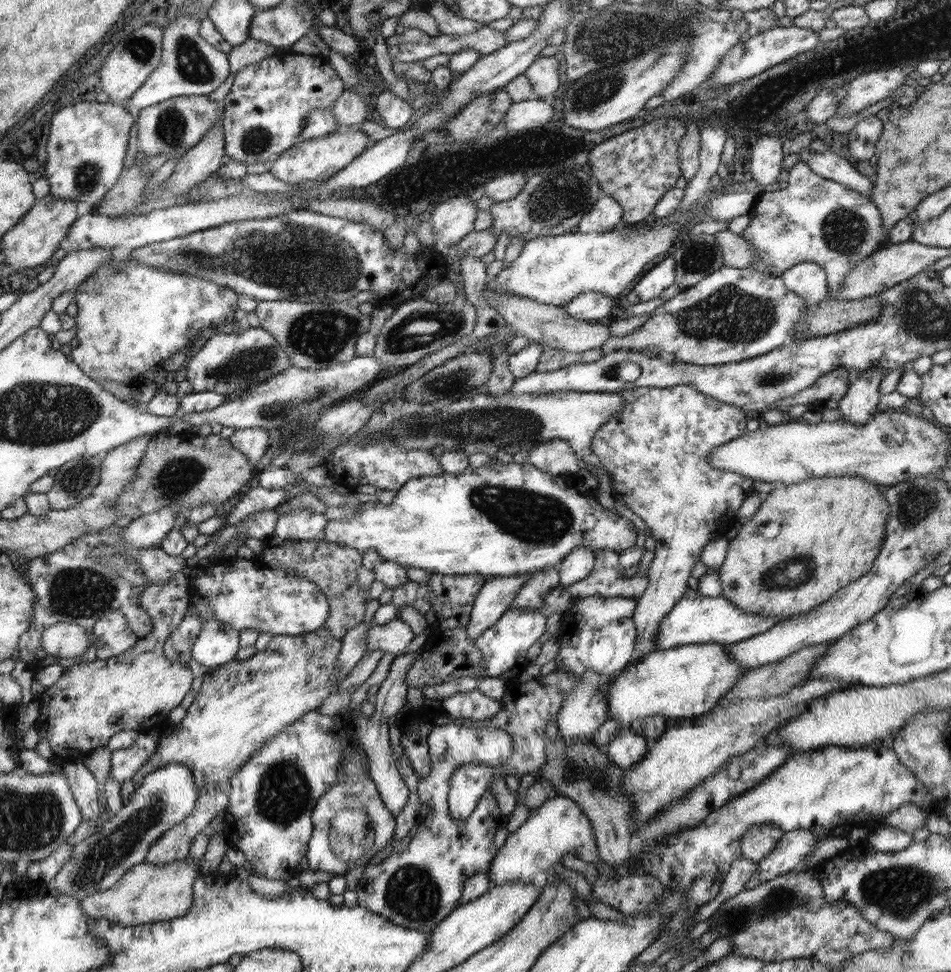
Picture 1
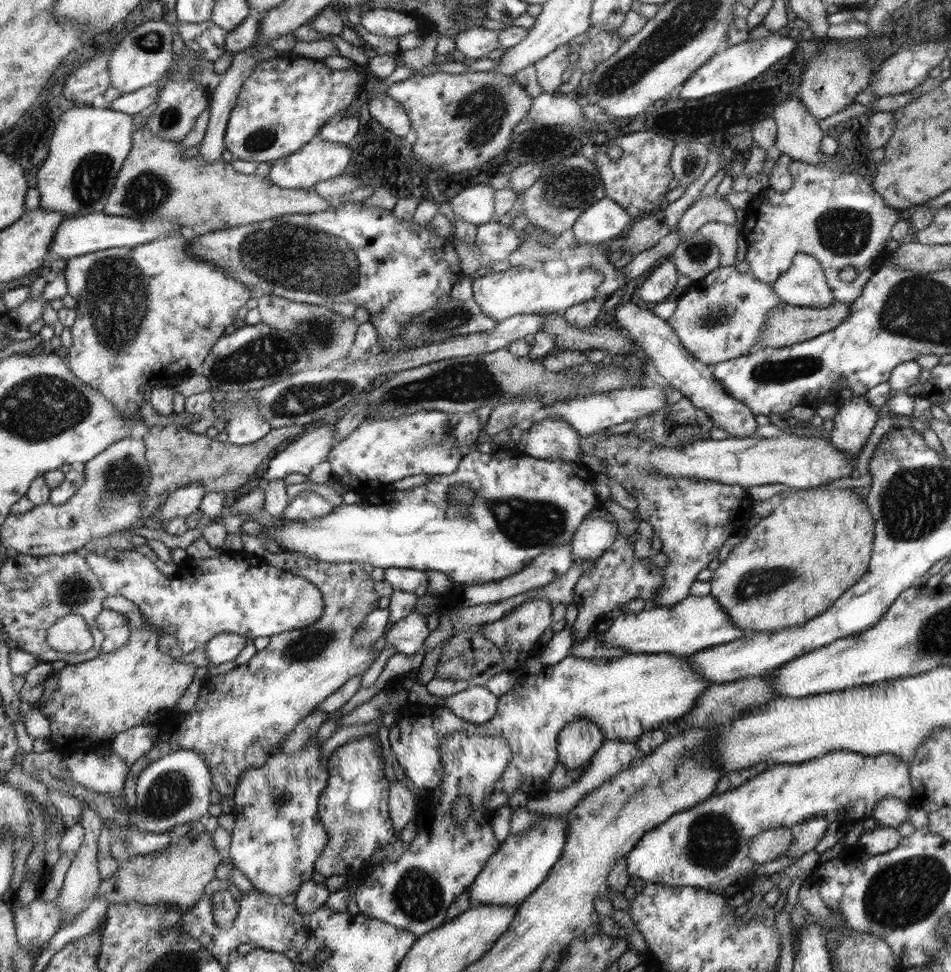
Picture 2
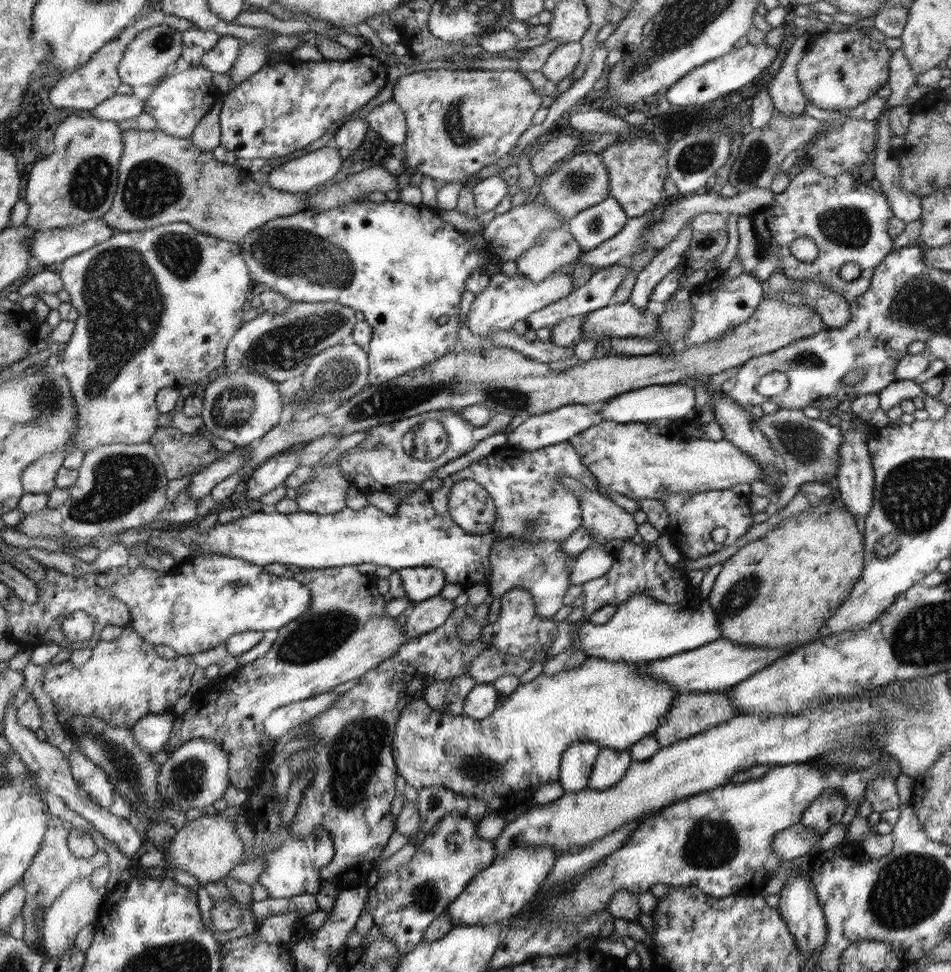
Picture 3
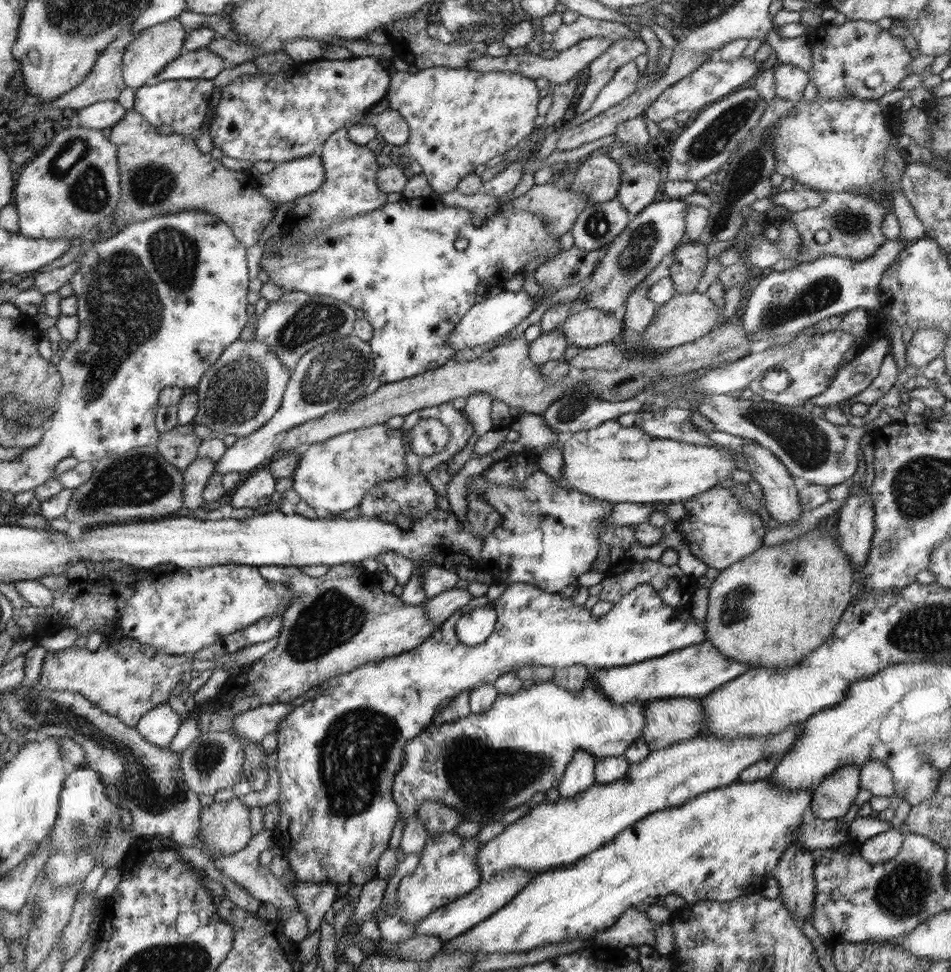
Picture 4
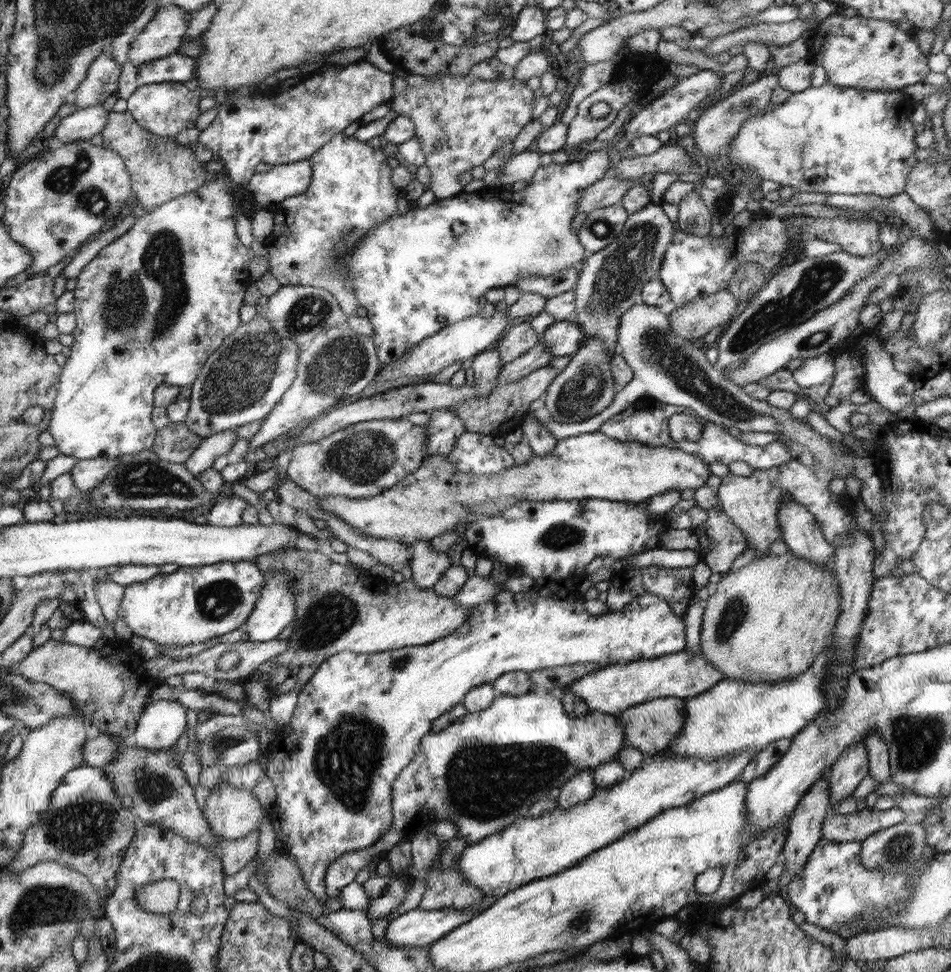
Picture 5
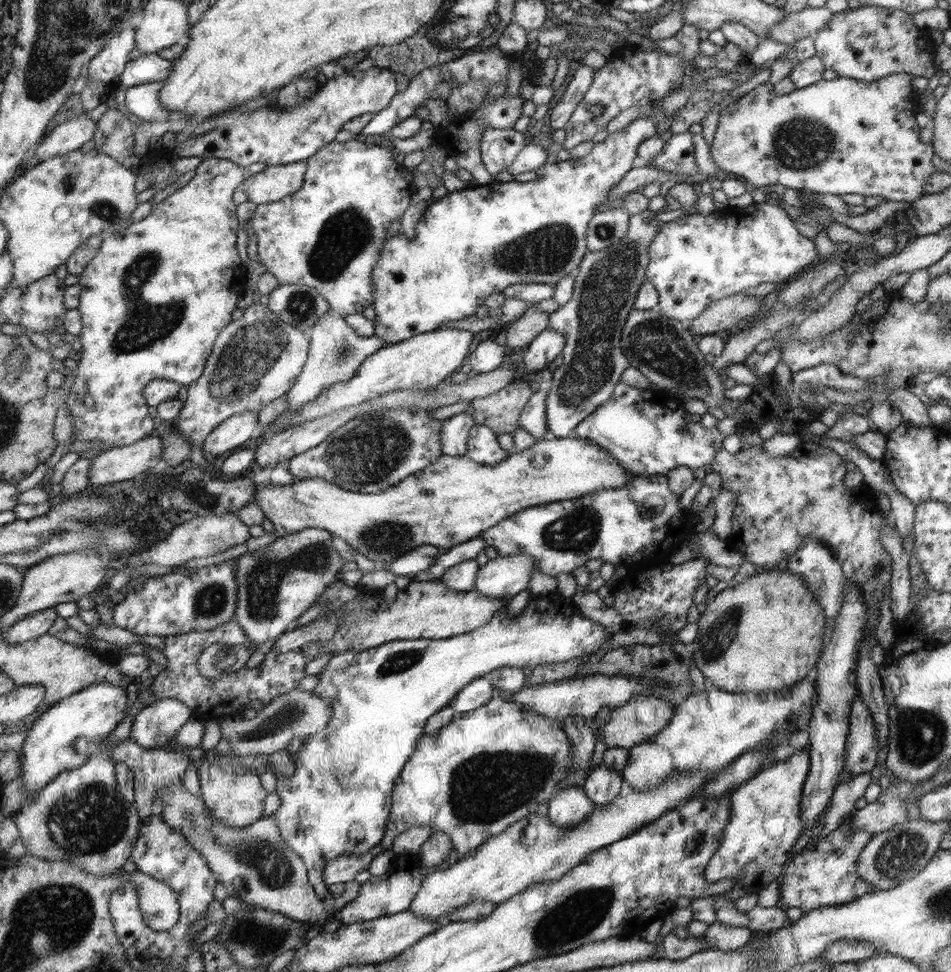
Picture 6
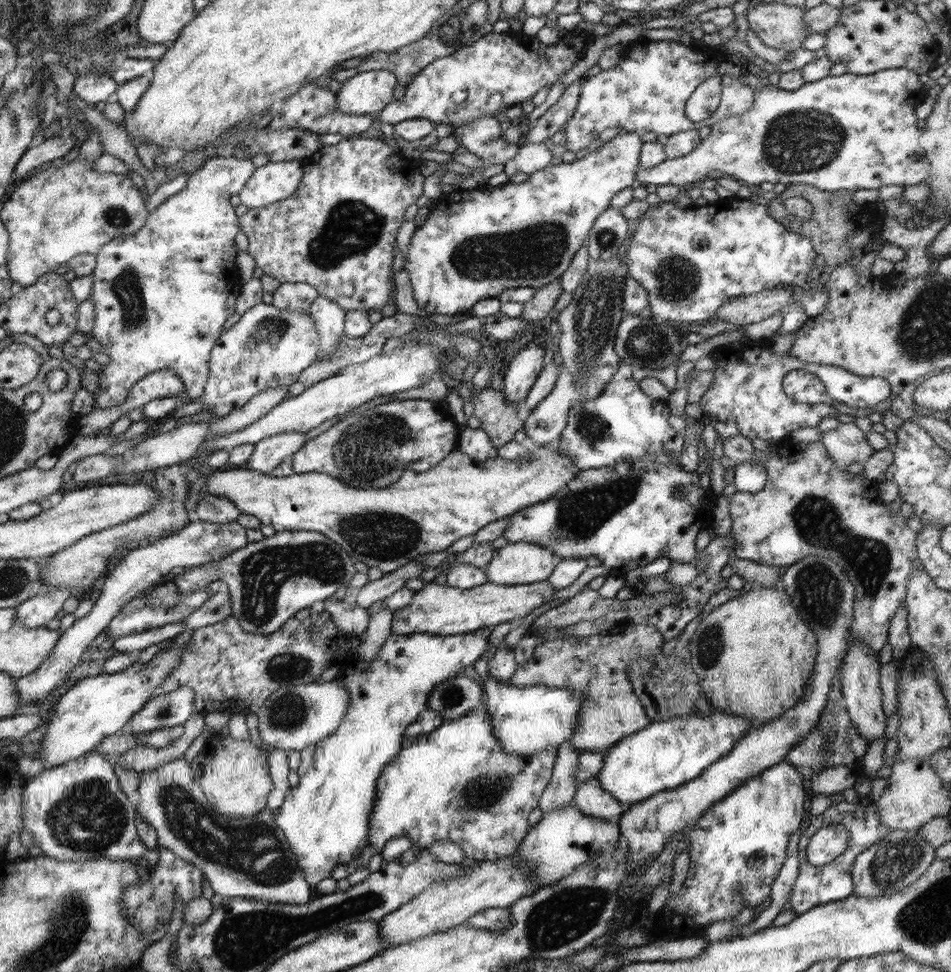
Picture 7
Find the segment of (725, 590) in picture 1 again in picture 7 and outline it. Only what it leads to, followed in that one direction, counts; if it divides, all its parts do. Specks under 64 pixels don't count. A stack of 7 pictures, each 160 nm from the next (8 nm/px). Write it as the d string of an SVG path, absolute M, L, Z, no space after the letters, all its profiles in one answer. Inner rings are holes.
M780 584L777 586L755 586L753 589L747 592L743 590L736 597L733 596L722 606L714 608L708 616L704 617L696 632L692 635L692 638L687 643L687 649L691 654L690 665L694 670L694 673L699 677L699 683L701 686L701 692L707 696L710 706L725 712L726 714L733 714L733 716L743 716L751 720L752 727L758 727L761 724L766 724L767 721L772 721L782 716L788 709L795 707L800 699L803 697L805 688L807 686L808 679L812 676L812 672L815 668L815 662L817 657L817 638L814 636L810 627L800 618L796 607L792 605L792 599L788 597L786 589L782 588Z

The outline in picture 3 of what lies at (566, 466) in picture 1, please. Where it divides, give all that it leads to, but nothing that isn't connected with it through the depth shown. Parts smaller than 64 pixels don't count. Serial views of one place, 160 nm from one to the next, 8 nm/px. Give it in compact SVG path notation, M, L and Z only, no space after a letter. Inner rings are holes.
M576 403L563 406L561 409L556 409L552 412L525 417L522 424L508 434L507 445L514 448L517 447L523 452L570 441L573 436L583 433L584 430L590 429L591 426L599 424L603 420L599 412L601 412L600 406Z

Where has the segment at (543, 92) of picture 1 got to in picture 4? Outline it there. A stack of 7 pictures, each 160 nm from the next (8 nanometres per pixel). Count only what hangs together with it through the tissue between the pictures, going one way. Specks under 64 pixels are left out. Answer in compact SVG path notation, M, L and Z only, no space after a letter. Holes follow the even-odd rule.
M590 38L580 41L572 48L559 52L555 58L541 58L533 56L530 52L525 54L518 54L518 56L508 55L500 56L500 58L494 58L492 56L482 56L476 61L473 61L466 67L466 69L476 70L477 72L488 73L488 72L510 72L518 73L520 75L528 76L529 78L545 78L553 84L571 84L574 78L577 77L580 70L587 68L594 60L601 56L601 53L608 50L608 47L612 45L613 41L609 38Z

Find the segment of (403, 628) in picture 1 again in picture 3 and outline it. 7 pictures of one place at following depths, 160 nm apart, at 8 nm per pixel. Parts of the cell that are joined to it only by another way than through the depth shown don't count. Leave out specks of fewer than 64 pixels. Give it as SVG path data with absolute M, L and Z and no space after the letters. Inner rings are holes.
M440 595L418 602L414 609L408 613L404 626L409 640L434 632L448 620L454 610L454 601L446 600Z

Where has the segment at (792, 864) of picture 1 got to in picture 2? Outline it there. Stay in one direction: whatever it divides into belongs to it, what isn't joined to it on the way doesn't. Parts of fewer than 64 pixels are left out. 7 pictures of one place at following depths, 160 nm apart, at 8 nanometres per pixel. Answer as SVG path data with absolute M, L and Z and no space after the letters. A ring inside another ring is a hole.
M815 816L795 824L791 828L793 841L784 857L799 856L800 858L806 852L815 850L818 842L824 838L824 832L826 832L829 823L829 819L825 816Z

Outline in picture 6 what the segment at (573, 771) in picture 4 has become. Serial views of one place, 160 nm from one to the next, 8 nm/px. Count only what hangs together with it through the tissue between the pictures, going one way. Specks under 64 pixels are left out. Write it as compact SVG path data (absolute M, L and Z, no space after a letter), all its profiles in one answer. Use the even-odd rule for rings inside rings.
M580 786L560 789L548 806L548 818L554 826L561 826L561 828L583 824L597 808Z

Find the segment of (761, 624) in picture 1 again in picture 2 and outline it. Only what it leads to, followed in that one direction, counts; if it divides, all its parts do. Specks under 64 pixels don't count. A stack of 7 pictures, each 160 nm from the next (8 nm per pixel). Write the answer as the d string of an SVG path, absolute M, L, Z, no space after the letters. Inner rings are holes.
M691 596L676 605L649 606L642 612L622 612L613 616L612 625L603 634L608 648L621 648L632 654L693 655L708 647L720 646L732 639L749 634L750 630L737 628L712 596Z

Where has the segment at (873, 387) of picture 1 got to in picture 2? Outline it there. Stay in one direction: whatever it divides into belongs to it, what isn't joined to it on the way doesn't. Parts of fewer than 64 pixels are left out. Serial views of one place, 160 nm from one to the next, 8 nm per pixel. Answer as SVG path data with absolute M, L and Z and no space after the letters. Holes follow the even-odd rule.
M864 394L853 395L844 405L838 405L833 419L834 429L827 433L828 439L840 452L857 456L878 419L877 410L872 408Z

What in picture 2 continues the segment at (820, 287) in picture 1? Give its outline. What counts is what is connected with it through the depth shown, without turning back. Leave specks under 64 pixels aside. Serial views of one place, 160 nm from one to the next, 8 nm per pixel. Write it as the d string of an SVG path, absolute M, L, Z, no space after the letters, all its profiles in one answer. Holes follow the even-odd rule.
M796 254L790 268L772 285L783 302L792 306L828 308L836 301L823 266L811 254Z

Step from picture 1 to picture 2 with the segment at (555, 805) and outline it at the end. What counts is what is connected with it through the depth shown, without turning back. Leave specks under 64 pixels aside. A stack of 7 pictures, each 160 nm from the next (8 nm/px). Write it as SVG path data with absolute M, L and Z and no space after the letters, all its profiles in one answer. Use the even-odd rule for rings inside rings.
M552 816L542 822L541 825L536 825L529 831L524 833L510 834L506 840L499 846L498 852L494 854L484 866L479 876L475 878L474 884L470 886L469 899L472 905L476 904L495 904L496 906L514 906L520 905L528 896L535 892L536 889L546 880L548 873L552 867L563 856L563 848L567 840L567 821L561 820L565 817Z

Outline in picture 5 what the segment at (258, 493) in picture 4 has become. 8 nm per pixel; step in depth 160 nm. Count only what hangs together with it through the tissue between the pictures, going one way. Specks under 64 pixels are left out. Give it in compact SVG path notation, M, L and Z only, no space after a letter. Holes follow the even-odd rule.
M237 495L222 497L209 509L204 510L205 524L226 528L240 526L243 523L241 517L243 509L248 506L248 503Z

